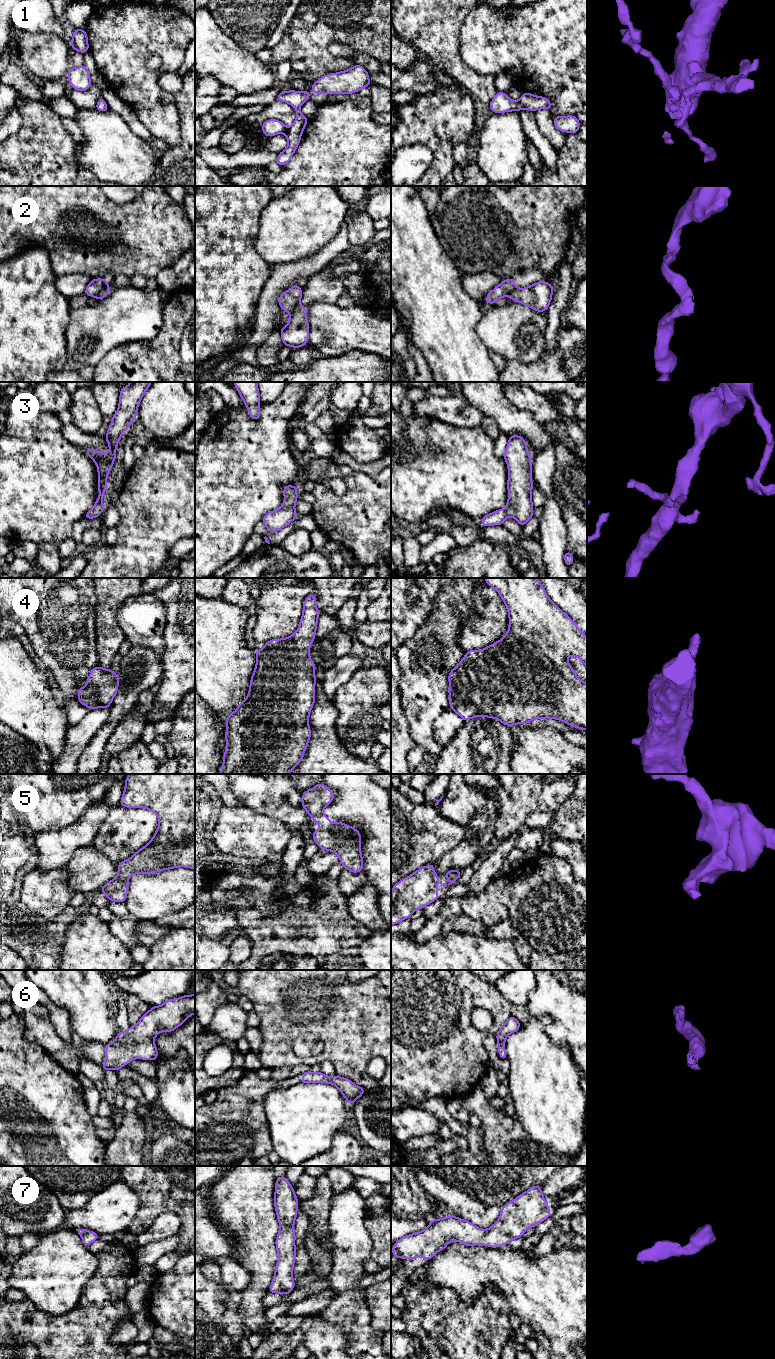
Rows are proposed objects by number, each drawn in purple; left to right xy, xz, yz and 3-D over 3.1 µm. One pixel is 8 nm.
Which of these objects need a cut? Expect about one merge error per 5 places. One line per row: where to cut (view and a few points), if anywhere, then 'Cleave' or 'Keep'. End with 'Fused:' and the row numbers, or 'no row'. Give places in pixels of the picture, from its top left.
1: No split. Keep
2: Split along xy (107, 287), (100, 290), (94, 296). Cleave
3: No split. Keep
4: No split. Keep
5: No split. Keep
6: No split. Keep
7: No split. Keep
Fused: 2

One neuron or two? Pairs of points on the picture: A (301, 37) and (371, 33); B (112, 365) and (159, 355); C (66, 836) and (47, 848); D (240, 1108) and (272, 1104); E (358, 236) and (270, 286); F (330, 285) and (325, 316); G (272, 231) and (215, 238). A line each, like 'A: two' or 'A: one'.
A: one
B: one
C: one
D: two
E: two
F: two
G: two

